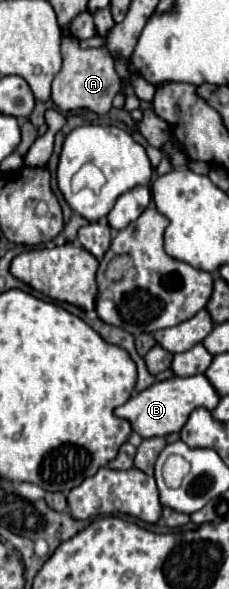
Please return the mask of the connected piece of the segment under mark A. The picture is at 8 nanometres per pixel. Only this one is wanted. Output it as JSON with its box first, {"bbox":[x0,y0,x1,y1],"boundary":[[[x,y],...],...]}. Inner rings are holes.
{"bbox":[51,35,121,113],"boundary":[[[65,35],[61,39],[63,67],[53,79],[51,99],[61,111],[73,109],[91,109],[95,113],[107,113],[111,109],[113,97],[121,91],[121,79],[115,71],[113,57],[107,47],[99,49],[81,49],[79,39],[73,35]]]}

